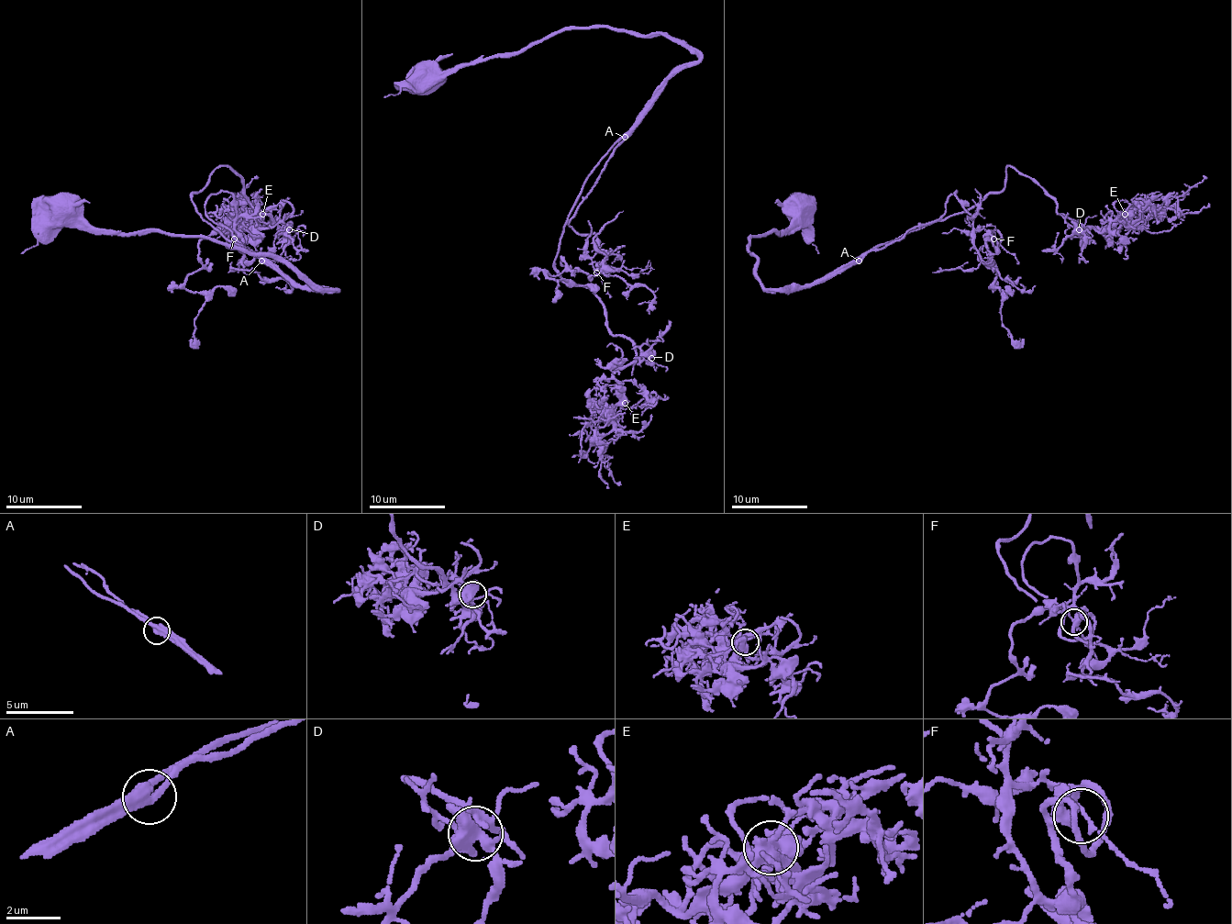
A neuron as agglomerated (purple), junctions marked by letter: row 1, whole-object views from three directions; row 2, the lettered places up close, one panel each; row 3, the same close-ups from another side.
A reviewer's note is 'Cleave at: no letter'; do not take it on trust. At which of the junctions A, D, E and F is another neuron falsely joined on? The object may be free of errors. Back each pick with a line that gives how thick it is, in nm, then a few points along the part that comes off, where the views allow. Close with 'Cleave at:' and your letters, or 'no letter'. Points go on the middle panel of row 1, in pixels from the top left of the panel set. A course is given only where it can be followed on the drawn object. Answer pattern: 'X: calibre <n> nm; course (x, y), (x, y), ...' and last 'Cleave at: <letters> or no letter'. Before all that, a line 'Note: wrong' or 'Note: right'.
Note: wrong
A: calibre 440 nm; course (625, 138), (568, 223), (608, 271), (560, 257), (553, 303)
Cleave at: A

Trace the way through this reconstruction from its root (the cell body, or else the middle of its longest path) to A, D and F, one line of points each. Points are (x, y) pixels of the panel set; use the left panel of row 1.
A: (61, 208), (60, 217), (84, 217), (99, 229), (192, 235), (271, 253), (335, 290), (306, 290), (262, 261)
D: (61, 208), (99, 229), (271, 253), (335, 290), (306, 290), (230, 242), (192, 194), (230, 166), (289, 229)
F: (61, 208), (271, 253), (335, 290), (247, 250), (207, 216), (211, 194), (232, 194), (234, 239)

